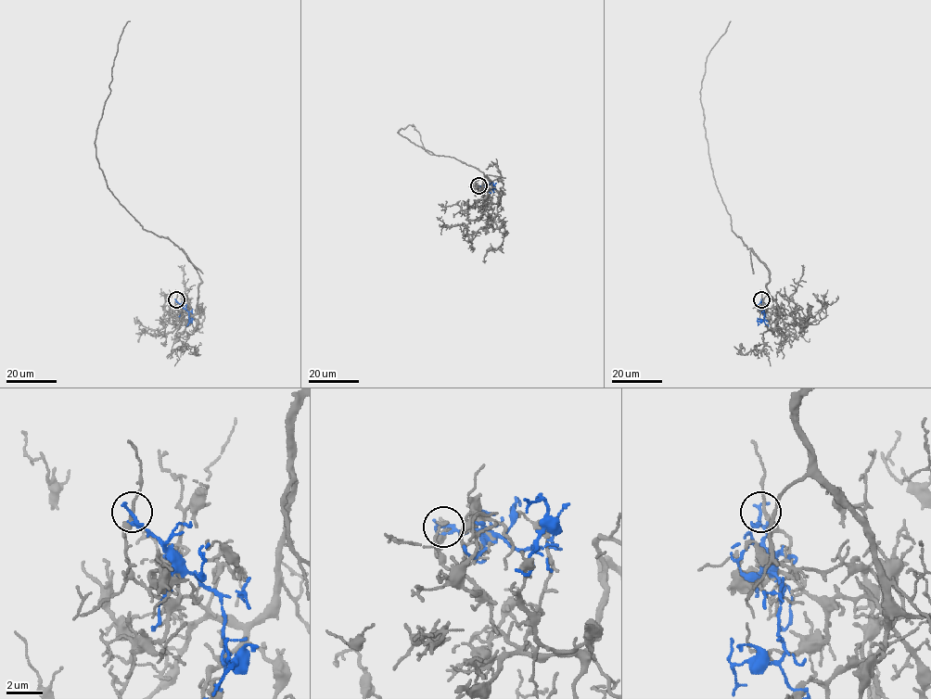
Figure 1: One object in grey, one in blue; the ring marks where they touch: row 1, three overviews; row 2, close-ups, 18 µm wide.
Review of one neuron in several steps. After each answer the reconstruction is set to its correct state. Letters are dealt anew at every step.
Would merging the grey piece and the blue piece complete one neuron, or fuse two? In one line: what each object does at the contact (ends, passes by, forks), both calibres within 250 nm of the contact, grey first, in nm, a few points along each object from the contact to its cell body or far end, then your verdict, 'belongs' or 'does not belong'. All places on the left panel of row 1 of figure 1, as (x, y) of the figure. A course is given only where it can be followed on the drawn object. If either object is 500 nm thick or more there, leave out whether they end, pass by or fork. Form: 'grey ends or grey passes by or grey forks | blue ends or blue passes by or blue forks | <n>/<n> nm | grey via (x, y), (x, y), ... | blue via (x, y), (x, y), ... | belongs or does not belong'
grey passes by | blue passes by | 220/150 nm | grey via (175, 300), (179, 311), (195, 312), (197, 270), (119, 202), (95, 156), (130, 20) | blue via (175, 300), (188, 311), (190, 322), (187, 325) | does not belong

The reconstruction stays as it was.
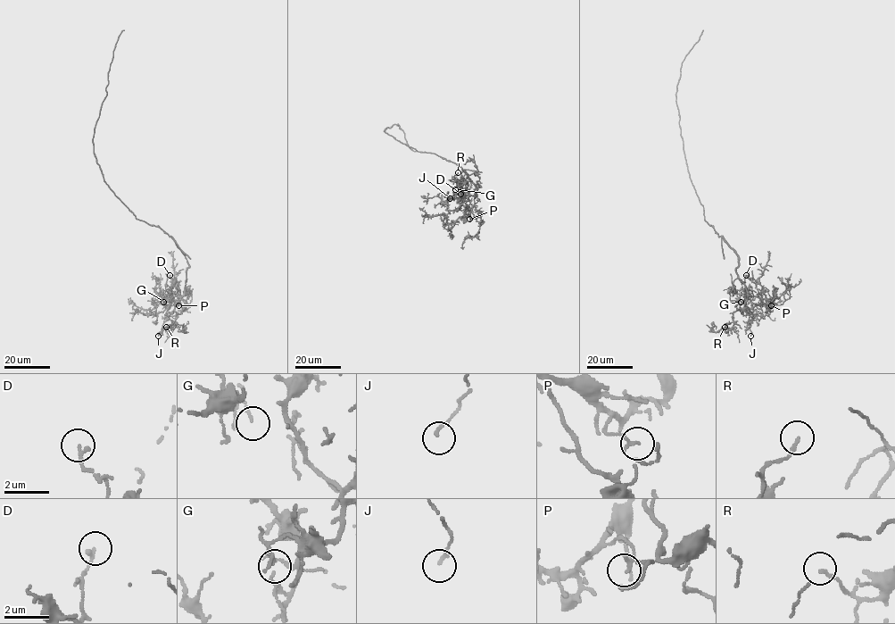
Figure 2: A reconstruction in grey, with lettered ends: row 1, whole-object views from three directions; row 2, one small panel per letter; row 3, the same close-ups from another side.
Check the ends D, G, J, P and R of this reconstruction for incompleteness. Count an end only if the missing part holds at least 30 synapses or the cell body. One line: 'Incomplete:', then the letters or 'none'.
Incomplete: none

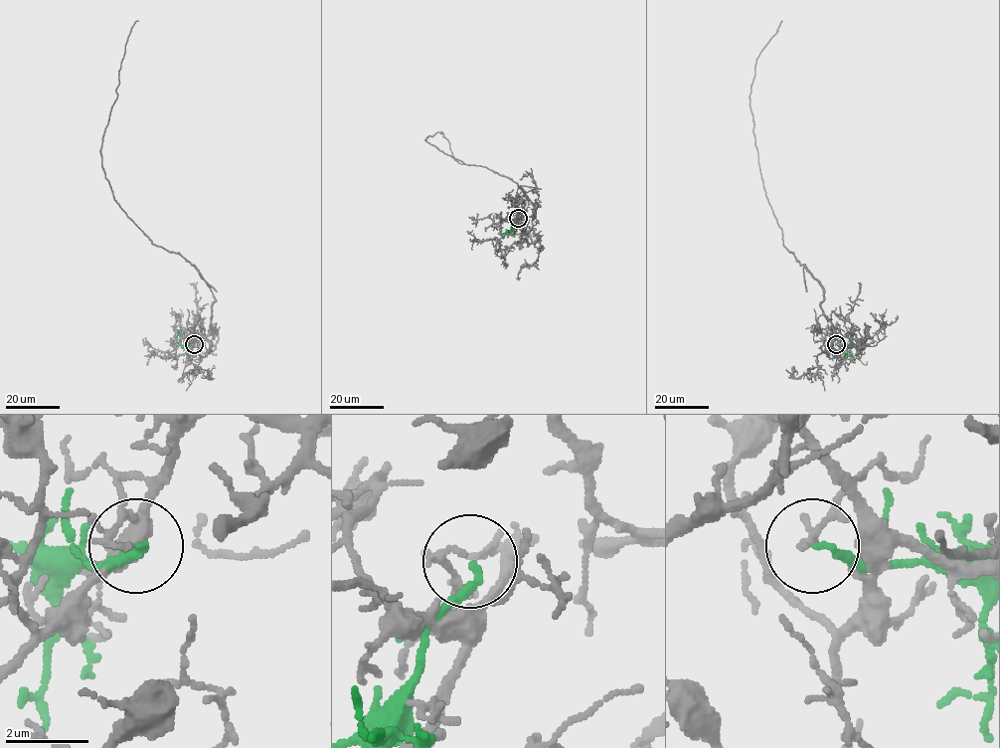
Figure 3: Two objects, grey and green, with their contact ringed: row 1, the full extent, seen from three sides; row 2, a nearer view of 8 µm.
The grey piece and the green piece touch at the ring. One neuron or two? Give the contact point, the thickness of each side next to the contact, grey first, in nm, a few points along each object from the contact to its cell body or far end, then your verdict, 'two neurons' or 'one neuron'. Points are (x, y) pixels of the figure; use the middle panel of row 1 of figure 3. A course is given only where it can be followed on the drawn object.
place (518, 218); calibres 110 and 180 nm; course grey (518, 218), (534, 216), (539, 205), (516, 183), (483, 166), (465, 164), (425, 140), (442, 132), (463, 164); course green (518, 218), (511, 228), (500, 233), (503, 234), (502, 238); two neurons

